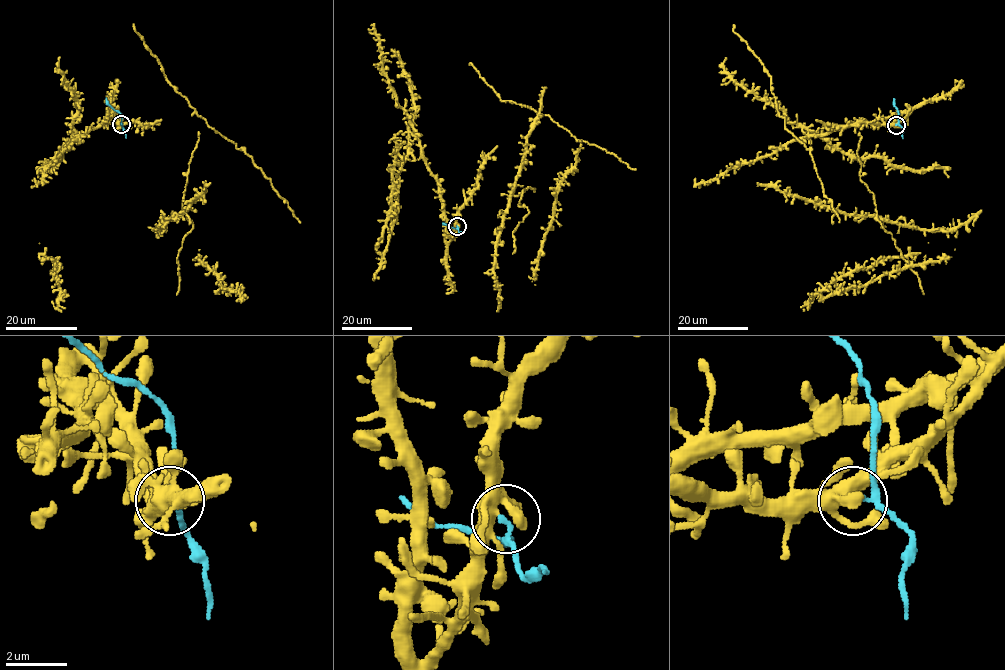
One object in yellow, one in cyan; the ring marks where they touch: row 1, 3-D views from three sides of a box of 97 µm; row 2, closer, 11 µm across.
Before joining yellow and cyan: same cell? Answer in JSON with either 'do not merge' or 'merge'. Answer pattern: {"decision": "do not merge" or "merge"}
{"decision": "do not merge"}

